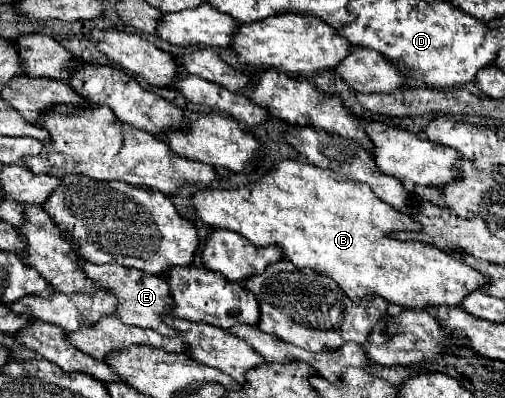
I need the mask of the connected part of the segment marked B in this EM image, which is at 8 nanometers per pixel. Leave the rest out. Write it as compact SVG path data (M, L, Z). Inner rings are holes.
M279 160L279 162L275 162L275 168L273 168L273 170L269 170L265 176L261 176L261 178L255 180L253 184L239 186L239 188L233 188L233 190L227 190L227 188L201 188L201 190L197 190L195 194L191 194L191 206L193 206L193 210L197 212L197 216L199 216L205 224L209 224L209 226L213 226L213 228L227 228L227 230L233 230L233 232L245 236L247 240L251 240L251 242L257 244L257 246L261 246L261 244L263 244L263 246L269 246L269 244L279 246L279 248L283 250L283 256L285 256L291 264L295 264L297 268L313 268L315 272L333 278L333 280L341 286L341 290L343 290L353 302L361 300L363 296L381 296L381 298L385 298L387 302L393 302L393 304L403 306L403 308L459 306L461 300L463 300L469 292L479 290L481 286L485 286L485 282L489 282L481 272L473 270L473 268L467 266L463 260L459 260L459 258L455 258L455 256L451 256L451 254L447 254L447 252L435 248L433 244L399 242L399 240L387 238L387 234L393 232L393 230L415 230L417 224L413 222L411 216L407 216L407 214L395 210L393 206L389 206L389 204L377 200L377 196L373 196L373 192L371 192L369 186L365 186L365 184L361 184L361 182L355 182L355 180L349 180L347 176L341 176L341 174L337 174L337 172L333 172L333 170L321 170L319 166L313 166L313 164L309 164L309 162L301 162L301 160Z

